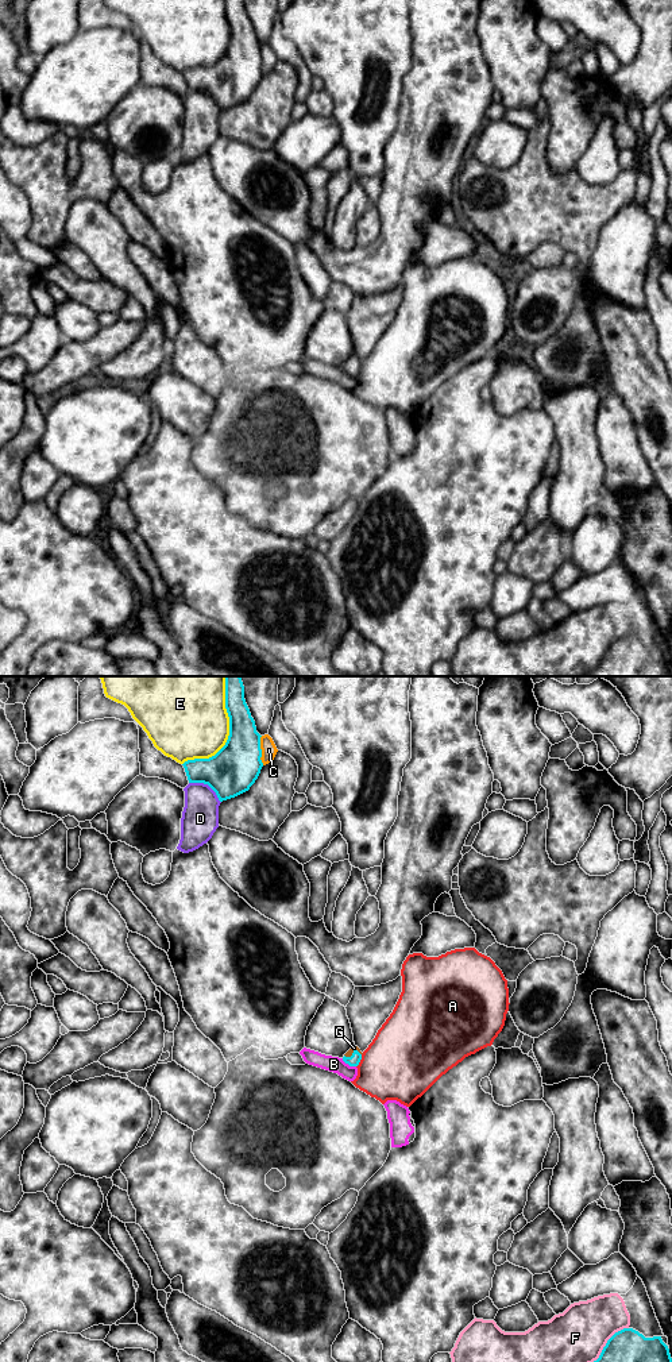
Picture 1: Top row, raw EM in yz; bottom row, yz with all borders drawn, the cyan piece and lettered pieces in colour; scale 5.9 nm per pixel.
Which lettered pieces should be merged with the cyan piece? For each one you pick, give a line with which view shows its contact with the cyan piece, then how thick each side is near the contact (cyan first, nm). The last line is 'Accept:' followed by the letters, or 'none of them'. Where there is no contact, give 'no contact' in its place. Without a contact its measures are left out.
G: yz | 70/40 nm
Accept: G

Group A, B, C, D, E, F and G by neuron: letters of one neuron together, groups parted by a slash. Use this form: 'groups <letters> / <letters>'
groups A / B / C / D / E / F / G

